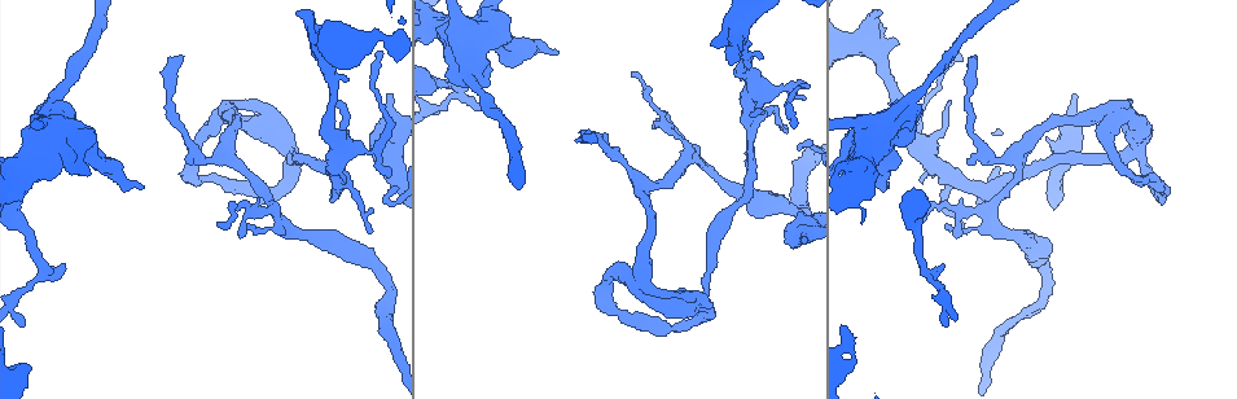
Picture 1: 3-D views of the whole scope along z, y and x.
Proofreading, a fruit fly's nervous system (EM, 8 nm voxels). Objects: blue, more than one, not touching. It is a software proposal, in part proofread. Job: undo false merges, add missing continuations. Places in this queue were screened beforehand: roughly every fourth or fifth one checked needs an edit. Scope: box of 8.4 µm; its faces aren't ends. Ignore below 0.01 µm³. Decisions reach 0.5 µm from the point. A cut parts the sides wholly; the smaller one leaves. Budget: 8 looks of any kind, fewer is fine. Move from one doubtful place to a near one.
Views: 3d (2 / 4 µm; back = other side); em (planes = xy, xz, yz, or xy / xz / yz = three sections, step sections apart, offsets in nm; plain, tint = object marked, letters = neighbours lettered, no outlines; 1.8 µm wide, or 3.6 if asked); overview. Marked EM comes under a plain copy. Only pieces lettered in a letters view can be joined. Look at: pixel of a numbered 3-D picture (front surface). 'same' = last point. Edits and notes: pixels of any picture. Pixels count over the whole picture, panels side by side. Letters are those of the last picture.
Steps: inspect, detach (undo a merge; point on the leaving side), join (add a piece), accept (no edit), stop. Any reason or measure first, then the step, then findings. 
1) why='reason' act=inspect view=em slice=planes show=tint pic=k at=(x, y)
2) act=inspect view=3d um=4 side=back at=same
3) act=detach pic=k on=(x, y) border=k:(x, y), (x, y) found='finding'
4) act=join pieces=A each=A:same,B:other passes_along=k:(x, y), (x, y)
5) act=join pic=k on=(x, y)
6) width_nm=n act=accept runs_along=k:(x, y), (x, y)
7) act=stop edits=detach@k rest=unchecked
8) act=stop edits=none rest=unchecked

act=inspect view=em slice=planes show=letters pic=1 at=(758, 88)

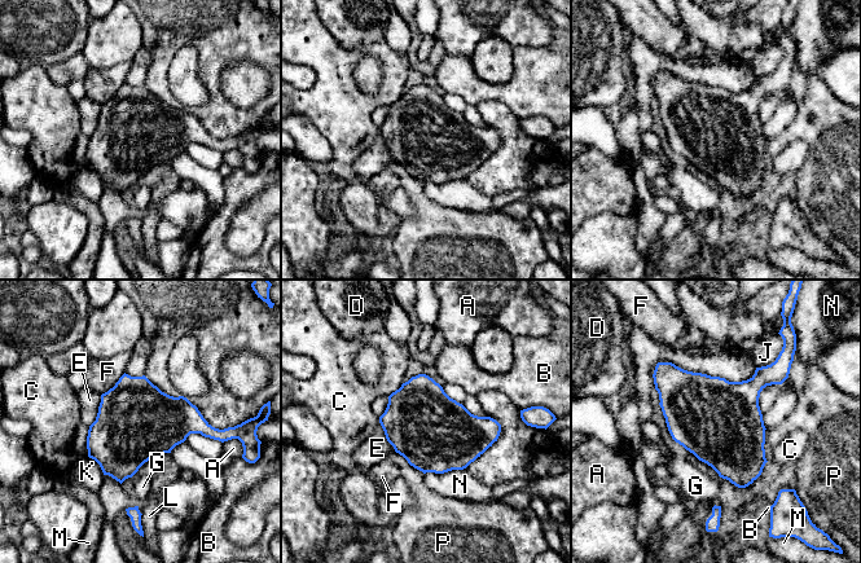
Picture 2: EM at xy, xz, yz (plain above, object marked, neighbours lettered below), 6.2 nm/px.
width_nm=480 act=accept each=A:other,B:other,C:other,D:other,E:other,F:other,G:other,J:other,K:other,L:other,M:other,N:other,P:other border=2:(101, 395), (97, 416), (88, 426) found='continuous, no second neuron'

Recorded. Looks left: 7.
why='an open end' act=inspect view=3d um=2 side=back pic=1 at=(141, 189)

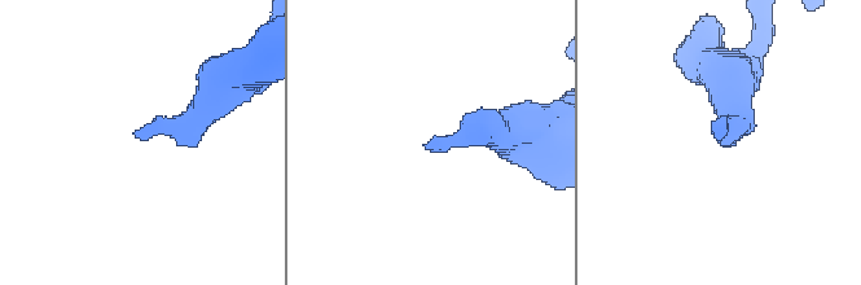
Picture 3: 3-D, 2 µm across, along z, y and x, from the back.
act=inspect view=em slice=xy step=4 show=tint pic=3 at=(142, 140)

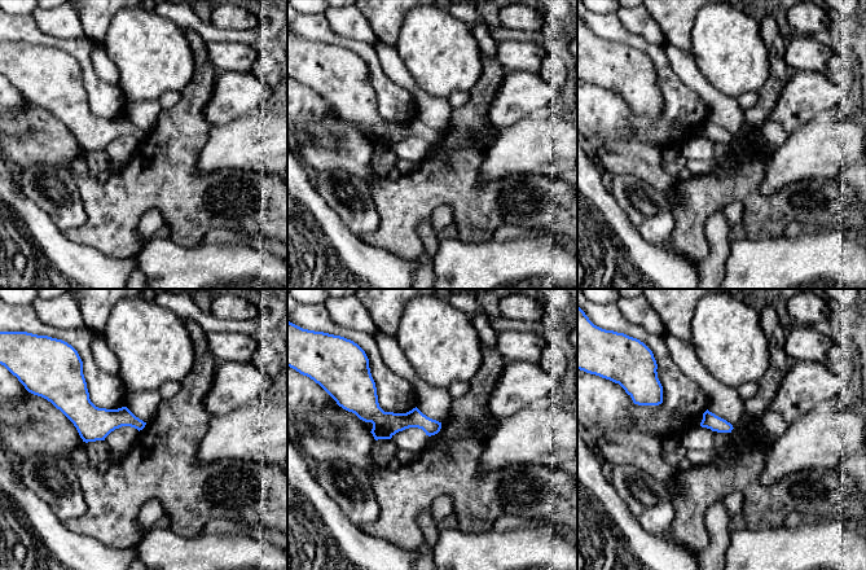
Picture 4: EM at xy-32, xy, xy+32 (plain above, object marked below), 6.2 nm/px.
why='another direction' act=inspect view=em slice=planes show=letters at=same

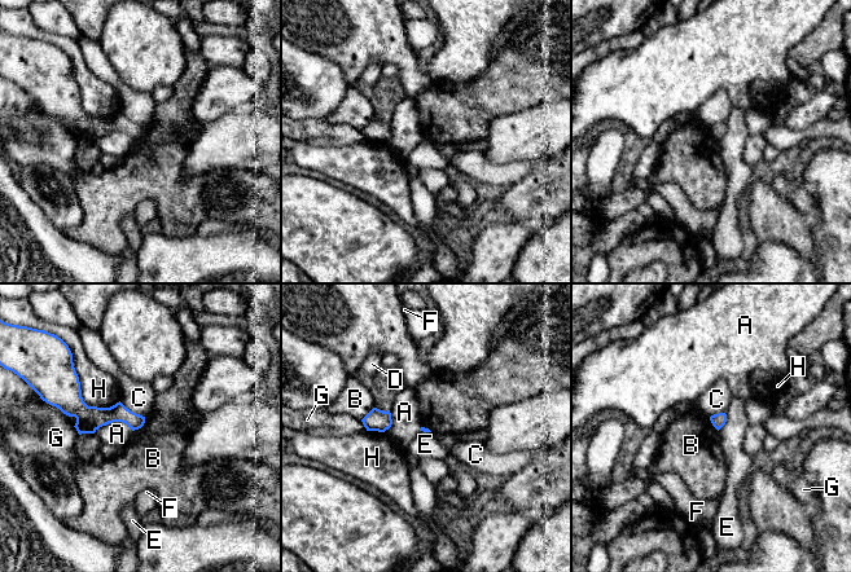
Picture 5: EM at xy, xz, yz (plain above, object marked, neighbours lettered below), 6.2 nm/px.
longest_contact=H:380nm act=accept each=A:other,B:other,C:other,D:other,E:other,F:other,G:other,H:other found='no lettered piece goes on from it'

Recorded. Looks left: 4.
act=inspect view=3d um=2 pic=1 at=(609, 297)

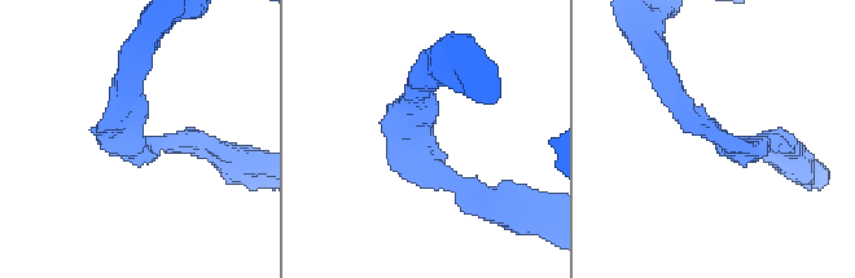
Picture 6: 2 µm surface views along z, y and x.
act=inspect view=em um=3.6 slice=xy step=8 show=tint pic=6 at=(722, 146)

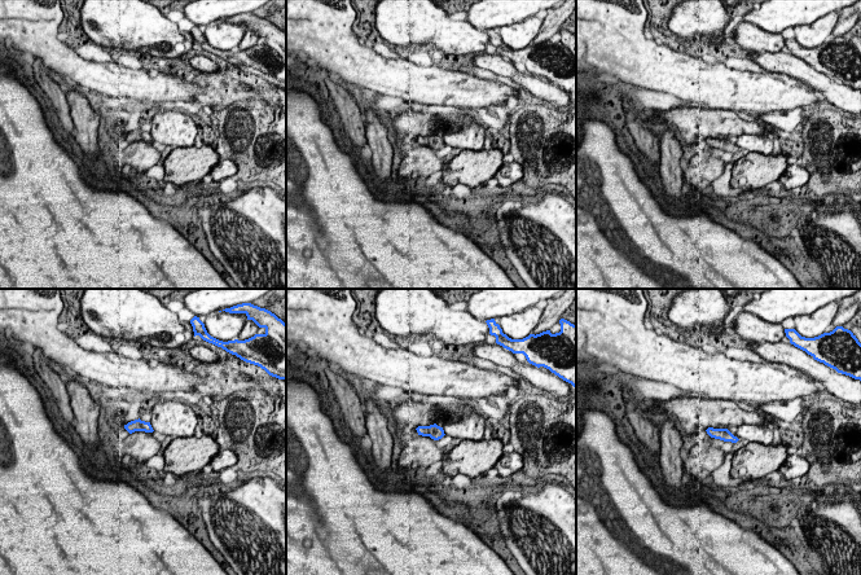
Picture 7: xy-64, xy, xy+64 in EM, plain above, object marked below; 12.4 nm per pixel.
why='cut it another way' act=inspect view=em um=3.6 slice=planes show=letters at=same

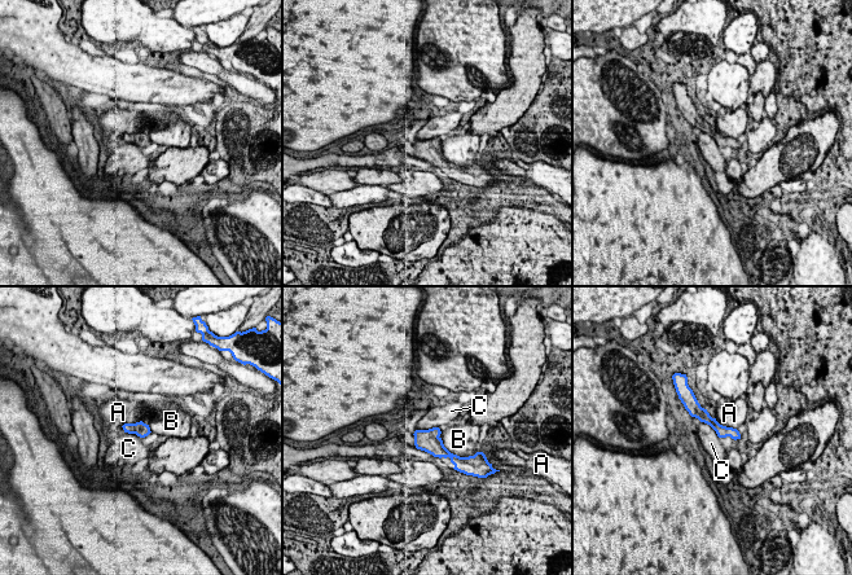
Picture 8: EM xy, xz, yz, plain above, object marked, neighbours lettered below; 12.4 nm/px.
act=accept each=A:other,B:other,C:other border=8:(438, 426), (416, 430) found='continuous, no second neuron'

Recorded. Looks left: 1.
act=stop edits=none rest=unchecked

